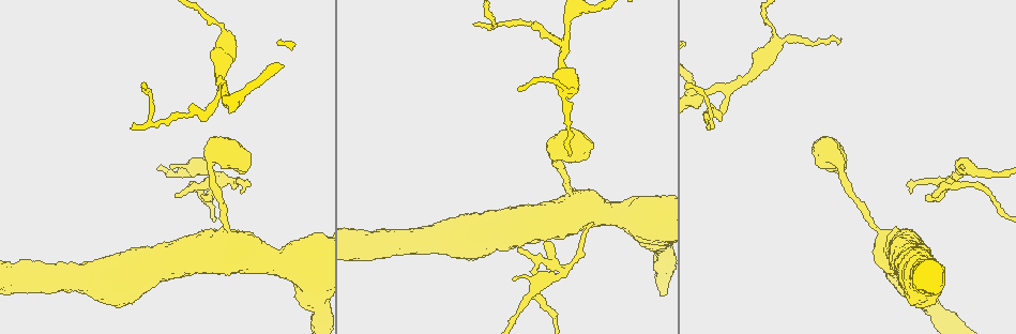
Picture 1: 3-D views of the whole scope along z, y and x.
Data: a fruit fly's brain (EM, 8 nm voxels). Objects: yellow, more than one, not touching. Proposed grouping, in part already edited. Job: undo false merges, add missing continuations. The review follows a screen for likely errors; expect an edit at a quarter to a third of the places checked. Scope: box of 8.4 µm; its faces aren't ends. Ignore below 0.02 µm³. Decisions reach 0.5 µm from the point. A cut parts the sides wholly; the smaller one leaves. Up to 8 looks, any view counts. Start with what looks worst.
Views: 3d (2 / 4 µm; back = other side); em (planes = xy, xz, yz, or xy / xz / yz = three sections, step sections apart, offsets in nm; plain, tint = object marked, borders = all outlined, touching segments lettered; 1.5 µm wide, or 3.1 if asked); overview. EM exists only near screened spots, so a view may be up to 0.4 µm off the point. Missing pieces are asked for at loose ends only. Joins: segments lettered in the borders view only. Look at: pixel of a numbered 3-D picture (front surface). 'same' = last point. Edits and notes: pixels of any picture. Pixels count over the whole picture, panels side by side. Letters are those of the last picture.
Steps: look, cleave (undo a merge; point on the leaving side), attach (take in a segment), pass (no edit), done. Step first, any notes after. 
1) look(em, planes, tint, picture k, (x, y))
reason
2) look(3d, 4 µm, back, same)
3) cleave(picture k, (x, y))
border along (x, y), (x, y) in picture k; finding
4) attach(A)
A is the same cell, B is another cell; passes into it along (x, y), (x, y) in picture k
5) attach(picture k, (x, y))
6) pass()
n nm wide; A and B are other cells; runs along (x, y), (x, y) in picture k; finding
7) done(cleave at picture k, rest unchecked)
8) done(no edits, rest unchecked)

look(em, planes, borders, picture 1, (586, 159))

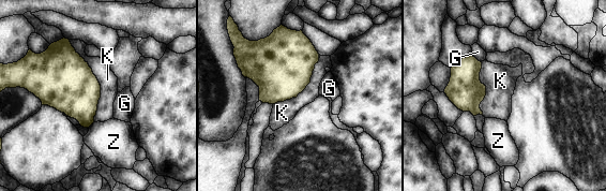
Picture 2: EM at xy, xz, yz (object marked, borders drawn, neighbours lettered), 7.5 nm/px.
pass()
G, K and Z are other cells; border along (69, 40), (100, 85), (94, 121) in picture 2; no lettered segment goes on from it

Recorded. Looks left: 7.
look(em, xz, step 8, tint, picture 1, (564, 272))
sharp bend

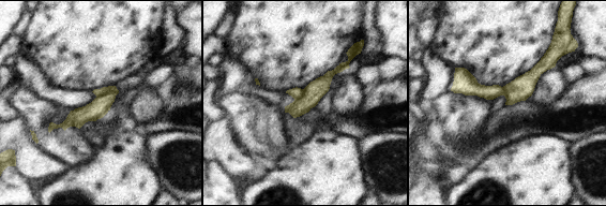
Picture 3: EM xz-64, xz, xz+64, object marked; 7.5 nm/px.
look(em, xz, step 8, borders, same)

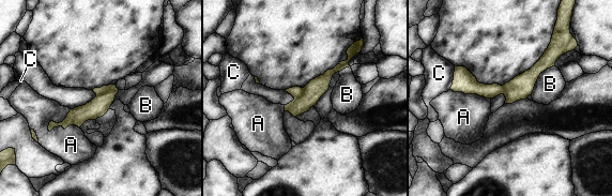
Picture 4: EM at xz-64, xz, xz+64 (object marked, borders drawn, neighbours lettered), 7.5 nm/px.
cleave(picture 4, (296, 92))
A, B and C are other cells; two neurons meet here

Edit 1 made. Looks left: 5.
look(overview)
see it whole again

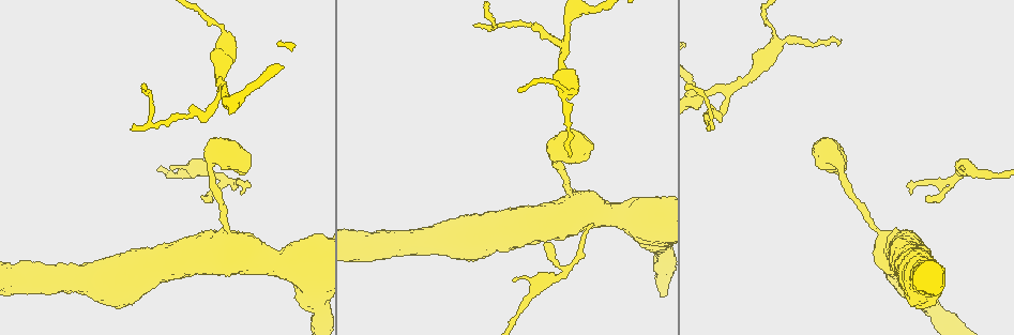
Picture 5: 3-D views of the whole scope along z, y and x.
look(em, xy, step 4, tint, picture 5, (526, 25))

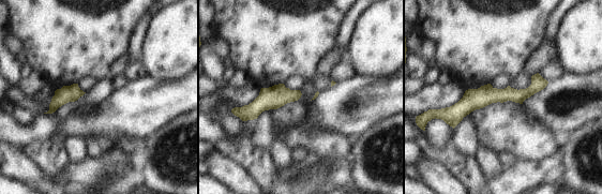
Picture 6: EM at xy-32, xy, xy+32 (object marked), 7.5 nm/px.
look(em, planes, borders, same)

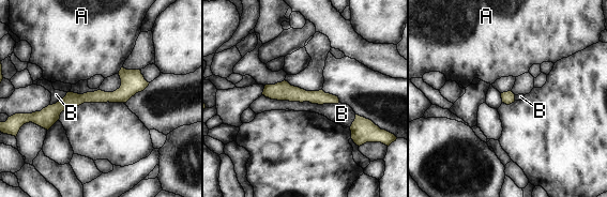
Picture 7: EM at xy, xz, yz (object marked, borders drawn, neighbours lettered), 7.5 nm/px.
pass()
100 nm wide; A and B are other cells; runs along (145, 84), (38, 114) in picture 7; continuous, no second neuron

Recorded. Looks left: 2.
done(cleave at picture 4, rest unchecked)

